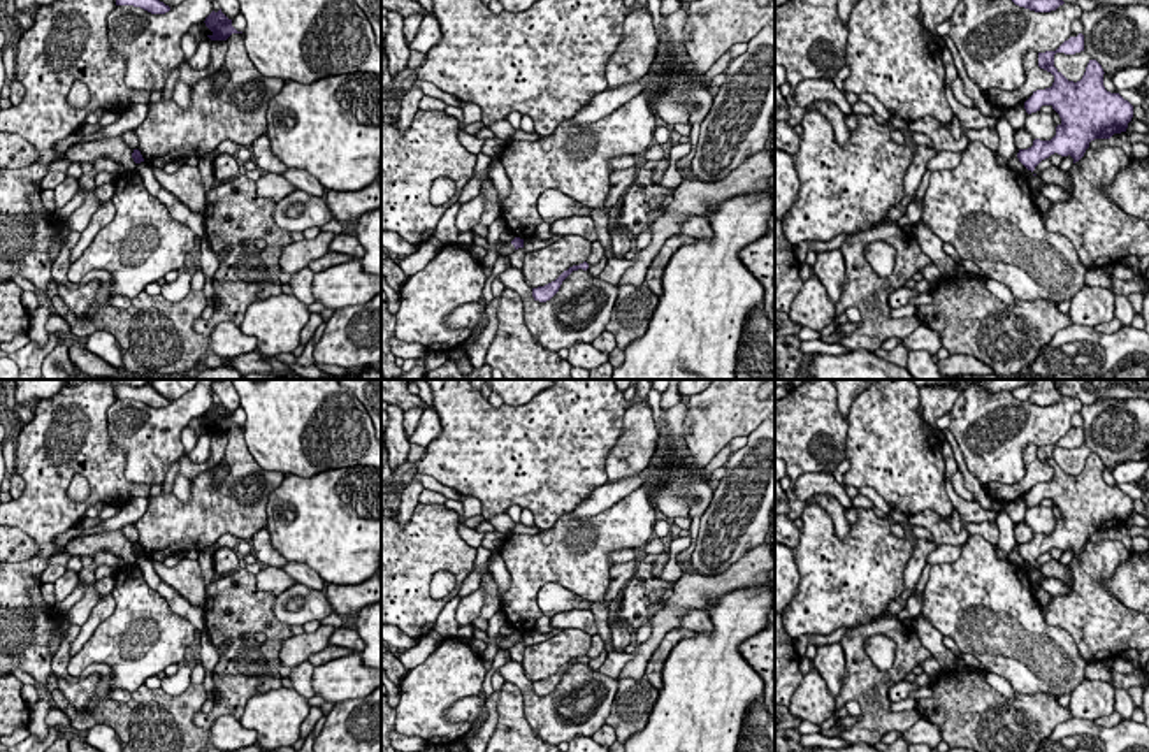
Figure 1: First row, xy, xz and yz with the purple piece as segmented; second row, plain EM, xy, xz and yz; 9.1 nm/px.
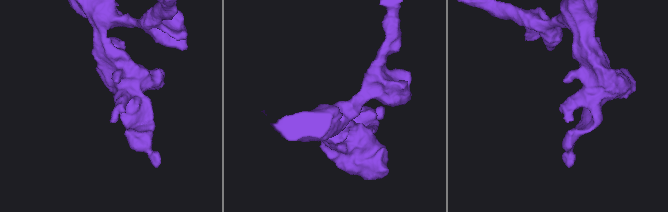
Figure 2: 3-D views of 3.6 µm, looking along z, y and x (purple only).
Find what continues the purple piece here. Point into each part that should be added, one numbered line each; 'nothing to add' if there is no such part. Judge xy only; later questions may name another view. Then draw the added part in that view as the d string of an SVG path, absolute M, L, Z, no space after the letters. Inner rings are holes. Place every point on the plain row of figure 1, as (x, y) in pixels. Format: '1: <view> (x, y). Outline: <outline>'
nothing to add

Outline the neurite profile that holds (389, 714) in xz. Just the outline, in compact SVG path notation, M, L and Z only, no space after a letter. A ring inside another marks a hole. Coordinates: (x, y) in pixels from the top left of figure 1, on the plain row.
M381 694L381 752L395 752L390 745L390 733L395 729L397 710L388 705Z

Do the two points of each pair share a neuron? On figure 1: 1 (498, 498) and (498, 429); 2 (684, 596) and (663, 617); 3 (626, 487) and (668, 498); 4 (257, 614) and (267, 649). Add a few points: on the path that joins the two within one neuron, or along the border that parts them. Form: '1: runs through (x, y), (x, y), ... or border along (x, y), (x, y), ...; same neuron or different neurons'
1: runs through (498, 480), (498, 447); same neuron
2: runs through (679, 601), (668, 612); same neuron
3: border along (652, 462), (654, 473), (645, 482); different neurons
4: runs through (266, 622), (271, 628), (271, 640); same neuron

